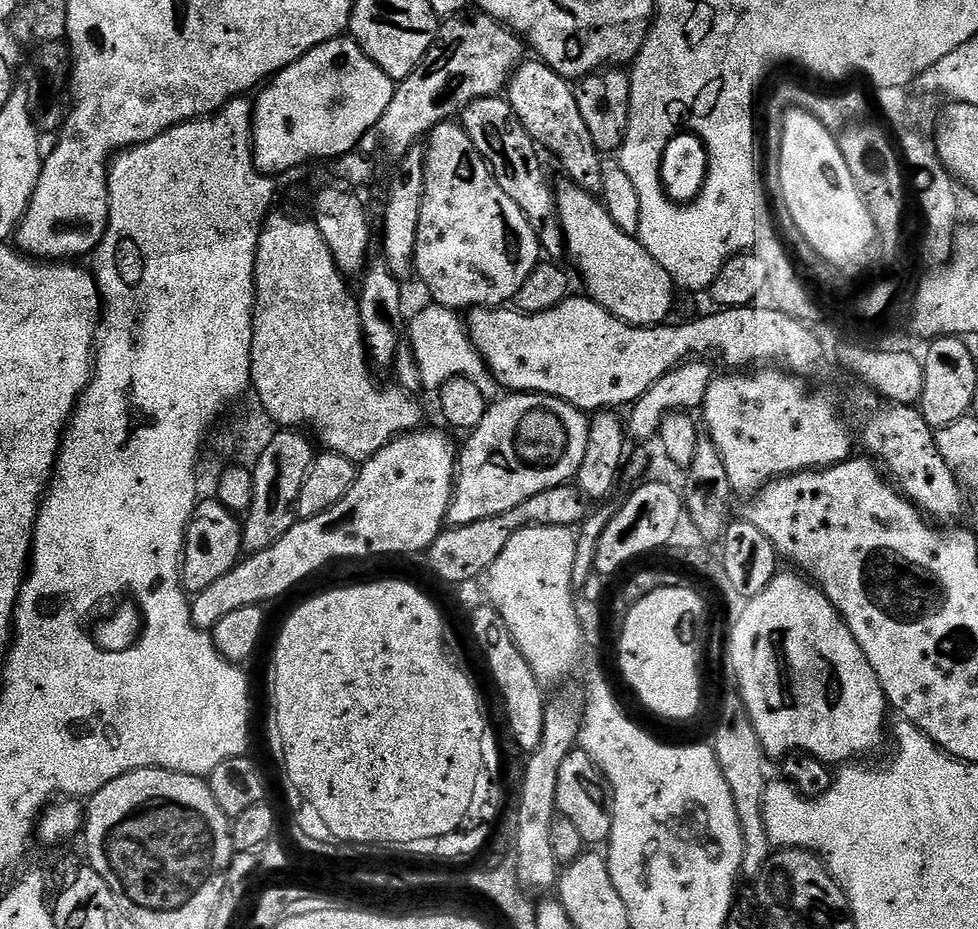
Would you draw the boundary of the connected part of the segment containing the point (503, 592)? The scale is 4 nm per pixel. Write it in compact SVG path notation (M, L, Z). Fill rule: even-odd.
M535 524L518 530L506 542L506 550L498 554L498 562L488 568L483 581L484 588L488 591L487 603L496 608L498 614L502 614L518 650L522 650L522 658L530 662L530 670L534 670L534 674L544 686L560 684L563 680L570 679L584 660L586 641L576 613L578 600L572 591L576 538L577 533L572 528L562 526Z

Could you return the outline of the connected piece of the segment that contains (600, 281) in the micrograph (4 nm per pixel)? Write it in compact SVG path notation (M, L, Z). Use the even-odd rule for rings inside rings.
M564 182L561 188L555 189L554 195L564 231L566 256L580 271L588 287L587 295L627 324L654 328L665 323L676 304L677 289L672 276L666 274L658 262L654 262L636 236L618 230L614 218L610 218L603 203L593 193L582 190L574 183Z

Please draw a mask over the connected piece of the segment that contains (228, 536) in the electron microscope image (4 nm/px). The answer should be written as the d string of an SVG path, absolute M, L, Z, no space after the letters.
M215 498L201 499L184 535L184 559L180 570L180 583L184 585L184 591L195 594L206 590L206 586L211 586L217 578L226 574L226 570L236 565L241 559L243 547L244 529L241 517L226 510L226 506L222 506Z

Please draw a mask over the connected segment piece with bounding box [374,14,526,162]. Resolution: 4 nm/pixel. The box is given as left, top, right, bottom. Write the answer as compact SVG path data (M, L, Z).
M461 14L443 21L436 33L432 49L422 58L422 62L405 80L396 84L394 98L386 106L386 114L376 124L375 135L388 136L388 156L398 162L413 148L421 143L434 126L451 121L464 111L466 105L478 98L500 96L507 89L508 79L516 72L516 67L525 59L526 44L511 28L505 28L492 16Z

